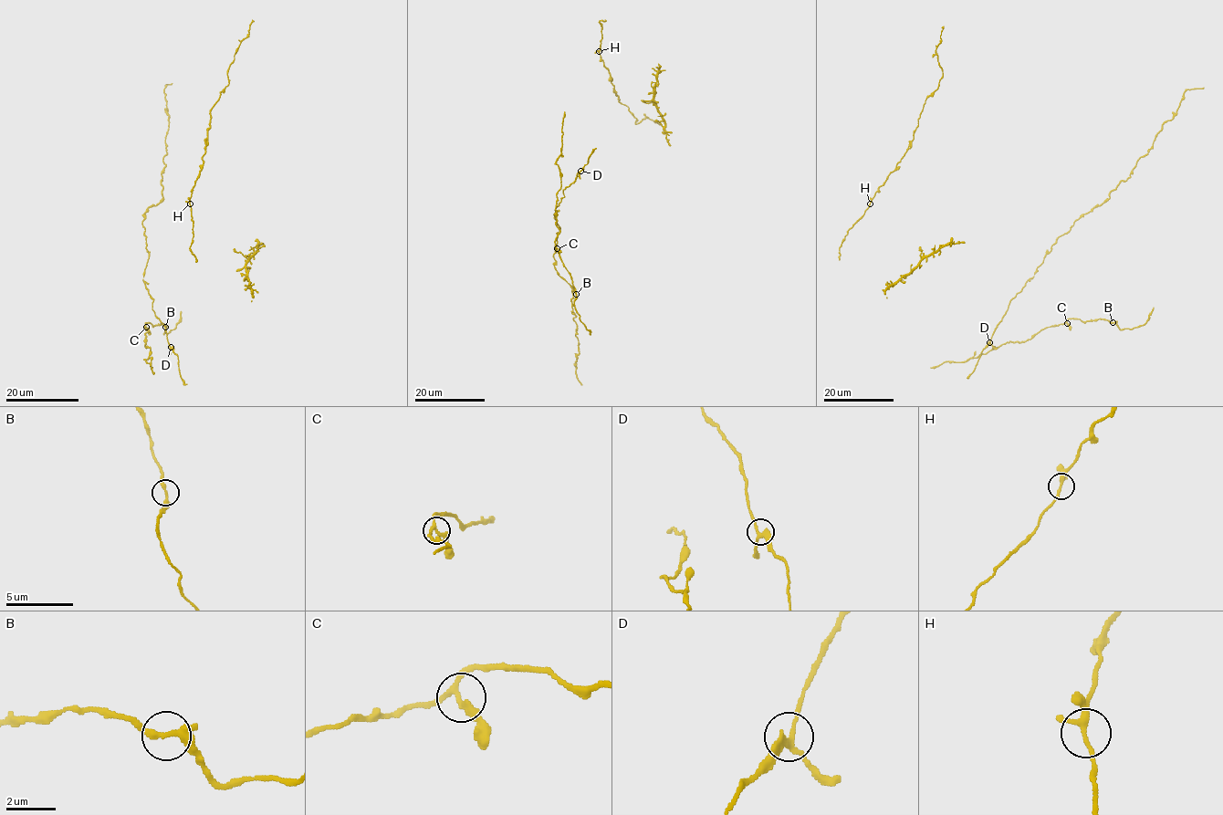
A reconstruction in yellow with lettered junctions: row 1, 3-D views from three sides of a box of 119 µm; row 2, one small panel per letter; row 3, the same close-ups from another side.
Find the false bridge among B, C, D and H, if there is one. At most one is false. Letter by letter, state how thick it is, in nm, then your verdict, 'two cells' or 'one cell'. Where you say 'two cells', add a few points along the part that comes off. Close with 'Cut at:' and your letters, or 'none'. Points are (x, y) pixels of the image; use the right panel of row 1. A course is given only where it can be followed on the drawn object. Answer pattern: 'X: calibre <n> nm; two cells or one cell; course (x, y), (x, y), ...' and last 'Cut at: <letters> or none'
B: calibre 240 nm; two cells; course (1113, 323), (1121, 329), (1138, 327), (1146, 322), (1153, 307)
C: calibre 200 nm; one cell
D: calibre 220 nm; one cell
H: calibre 200 nm; one cell
Cut at: B

